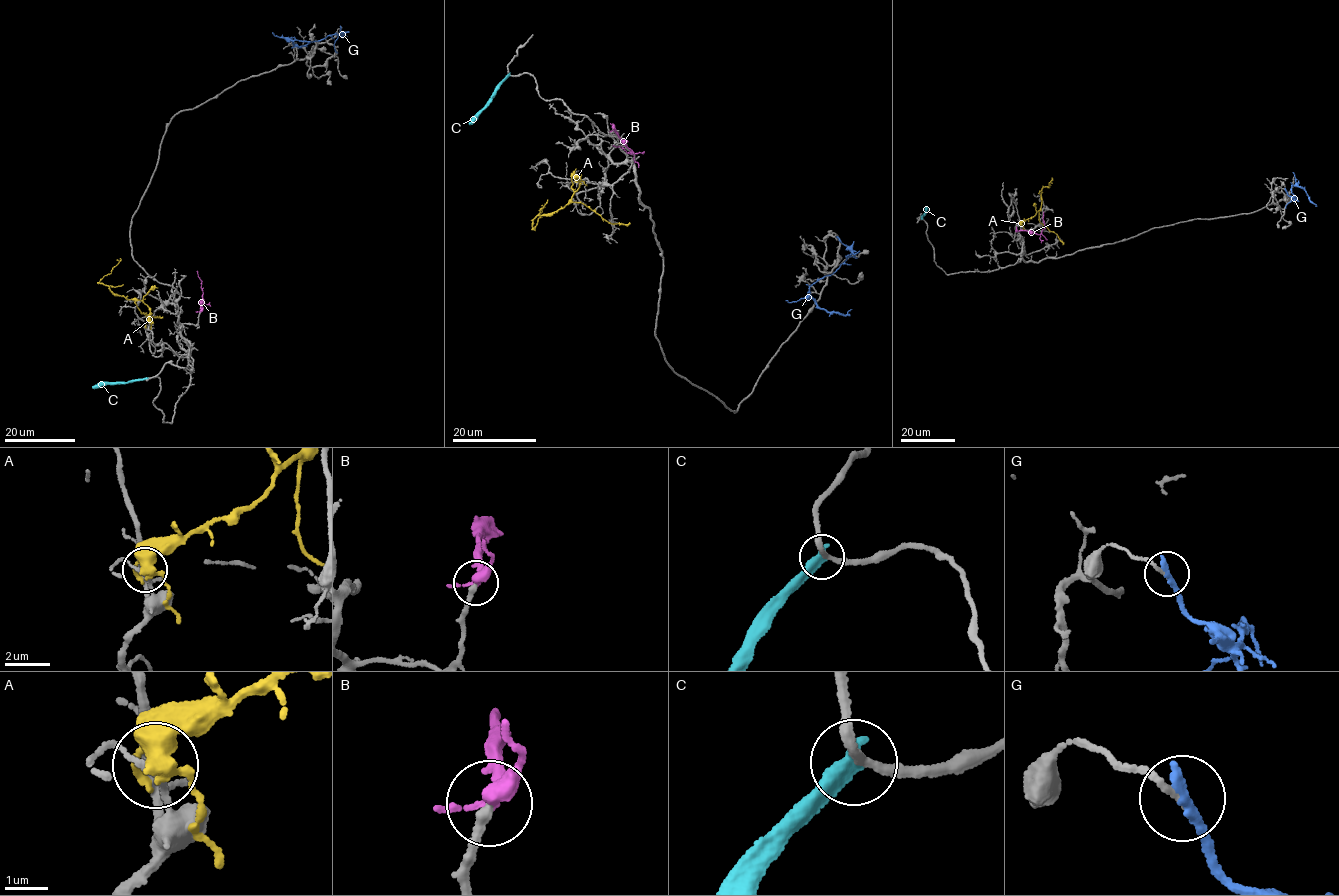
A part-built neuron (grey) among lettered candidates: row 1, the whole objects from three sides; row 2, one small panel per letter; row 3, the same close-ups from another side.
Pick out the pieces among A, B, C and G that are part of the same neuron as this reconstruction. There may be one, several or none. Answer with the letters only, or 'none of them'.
B

